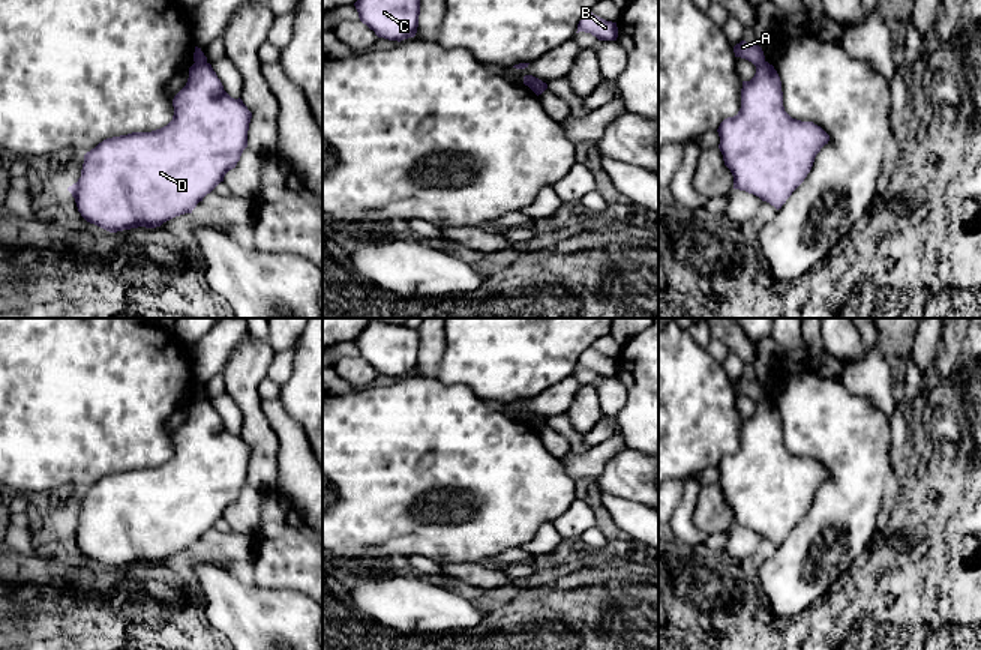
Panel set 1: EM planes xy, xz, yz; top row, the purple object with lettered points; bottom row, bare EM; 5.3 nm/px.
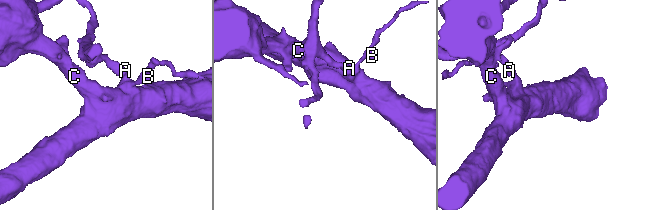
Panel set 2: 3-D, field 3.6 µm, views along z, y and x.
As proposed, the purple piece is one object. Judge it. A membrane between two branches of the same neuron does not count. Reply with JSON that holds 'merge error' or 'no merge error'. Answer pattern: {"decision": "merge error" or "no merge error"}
{"decision": "merge error"}

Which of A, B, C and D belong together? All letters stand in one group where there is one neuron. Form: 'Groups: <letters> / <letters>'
Groups: A / B C D

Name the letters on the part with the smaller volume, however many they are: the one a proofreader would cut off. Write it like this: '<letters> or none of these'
A

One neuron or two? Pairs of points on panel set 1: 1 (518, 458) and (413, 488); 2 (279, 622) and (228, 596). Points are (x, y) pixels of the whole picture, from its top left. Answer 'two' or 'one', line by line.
1: one
2: one

